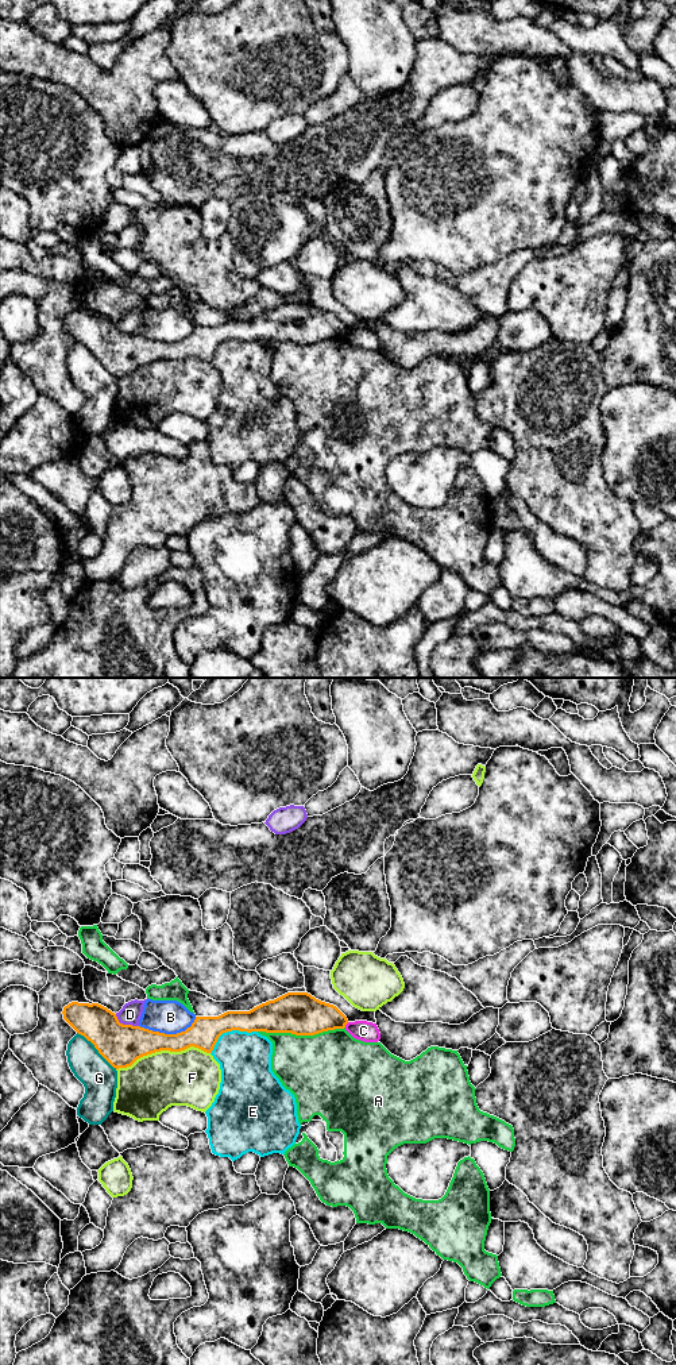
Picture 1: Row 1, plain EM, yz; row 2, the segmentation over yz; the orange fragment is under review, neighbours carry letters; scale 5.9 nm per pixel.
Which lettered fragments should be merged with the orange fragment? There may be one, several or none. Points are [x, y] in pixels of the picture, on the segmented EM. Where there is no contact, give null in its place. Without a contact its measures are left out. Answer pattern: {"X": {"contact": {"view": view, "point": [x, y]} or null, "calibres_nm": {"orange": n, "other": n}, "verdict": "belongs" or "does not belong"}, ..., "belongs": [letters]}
{"A": {"contact": {"view": "yz", "point": [301, 1034]}, "calibres_nm": {"orange": 260, "other": 440}, "verdict": "does not belong"}, "B": {"contact": {"view": "yz", "point": [169, 1034]}, "calibres_nm": {"orange": 220, "other": 200}, "verdict": "does not belong"}, "C": {"contact": {"view": "yz", "point": [346, 1024]}, "calibres_nm": {"orange": 240, "other": 120}, "verdict": "does not belong"}, "D": {"contact": {"view": "yz", "point": [126, 1025]}, "calibres_nm": {"orange": 240, "other": 120}, "verdict": "does not belong"}, "E": {"contact": {"view": "yz", "point": [230, 1030]}, "calibres_nm": {"orange": 180, "other": 320}, "verdict": "does not belong"}, "F": {"contact": {"view": "yz", "point": [162, 1049]}, "calibres_nm": {"orange": 240, "other": 340}, "verdict": "does not belong"}, "G": {"contact": {"view": "yz", "point": [96, 1048]}, "calibres_nm": {"orange": 240, "other": 200}, "verdict": "does not belong"}, "belongs": []}

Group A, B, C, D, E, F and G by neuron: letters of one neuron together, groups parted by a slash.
A / B / C / D / E / F / G

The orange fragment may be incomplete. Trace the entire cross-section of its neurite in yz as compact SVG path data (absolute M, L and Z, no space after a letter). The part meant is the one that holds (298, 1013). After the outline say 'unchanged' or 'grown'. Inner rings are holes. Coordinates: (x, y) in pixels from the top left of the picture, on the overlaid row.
M287 992L250 1011L227 1011L219 1017L196 1017L190 1027L177 1034L123 1025L115 1013L98 1003L72 1002L63 1007L62 1014L63 1019L78 1034L90 1041L98 1053L116 1069L131 1067L138 1059L161 1050L181 1052L194 1046L212 1053L219 1037L232 1030L314 1036L328 1030L344 1029L348 1023L347 1017L336 1006L321 1002L308 992Z | unchanged

